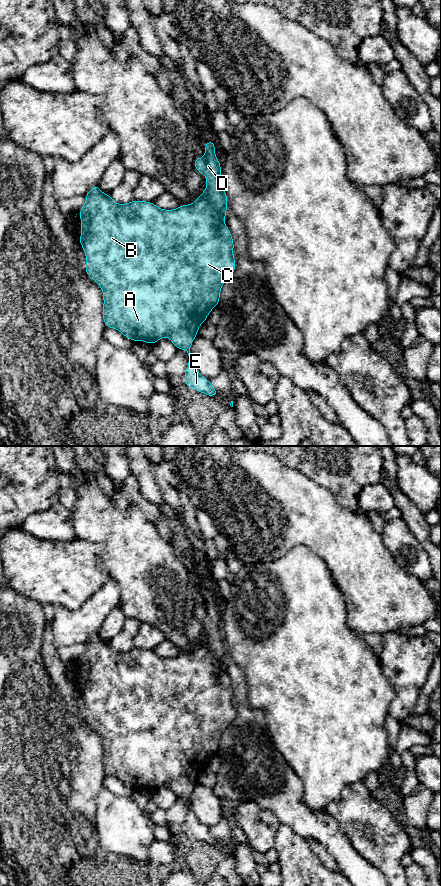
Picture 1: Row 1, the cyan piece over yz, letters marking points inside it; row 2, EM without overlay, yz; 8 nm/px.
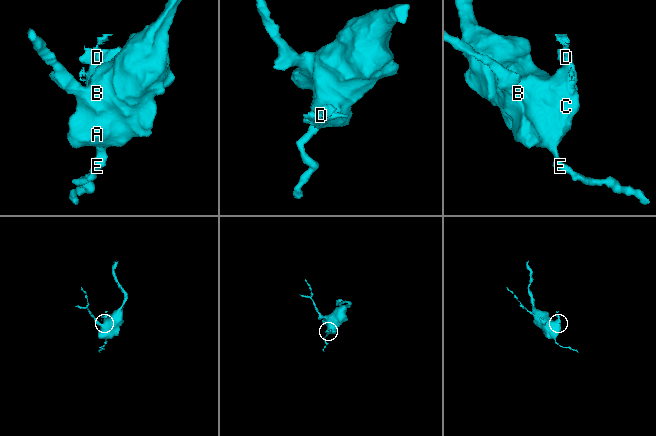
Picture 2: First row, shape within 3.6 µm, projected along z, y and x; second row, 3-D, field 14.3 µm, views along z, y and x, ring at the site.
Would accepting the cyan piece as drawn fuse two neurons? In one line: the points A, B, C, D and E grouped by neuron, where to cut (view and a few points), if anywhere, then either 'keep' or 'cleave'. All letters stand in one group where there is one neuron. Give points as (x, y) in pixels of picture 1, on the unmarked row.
A B C E / D | yz (206, 638), (207, 645), (216, 663), (221, 668) | cleave

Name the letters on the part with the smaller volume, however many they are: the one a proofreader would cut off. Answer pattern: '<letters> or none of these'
D

